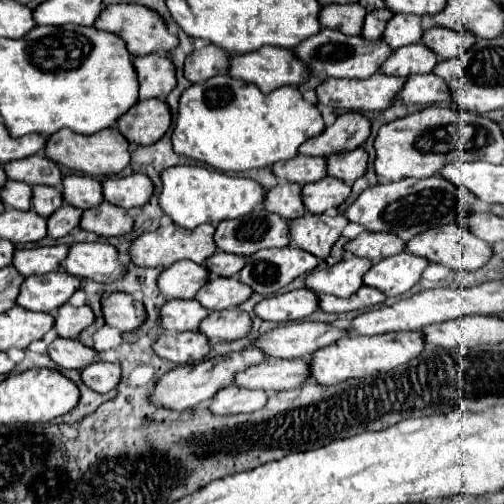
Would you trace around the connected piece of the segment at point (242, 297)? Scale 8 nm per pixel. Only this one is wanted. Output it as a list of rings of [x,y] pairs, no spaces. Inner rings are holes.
[[[216,277],[210,279],[200,291],[196,293],[196,301],[208,311],[222,311],[230,307],[238,307],[252,295],[250,287],[244,287],[236,277]]]

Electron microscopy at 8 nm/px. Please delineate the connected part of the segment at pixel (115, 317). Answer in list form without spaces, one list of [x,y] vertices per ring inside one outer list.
[[[110,293],[100,299],[104,321],[120,331],[134,331],[146,321],[146,311],[140,301],[128,293]]]

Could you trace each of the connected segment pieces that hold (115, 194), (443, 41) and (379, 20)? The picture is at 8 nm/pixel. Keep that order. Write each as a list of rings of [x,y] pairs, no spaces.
[[[132,173],[128,177],[120,179],[104,179],[102,181],[102,193],[104,201],[130,209],[130,207],[142,207],[152,195],[152,181],[146,175]]]
[[[432,27],[424,31],[422,43],[430,47],[440,61],[448,61],[466,53],[476,43],[476,37],[460,31],[444,31],[444,27]]]
[[[380,9],[380,11],[370,11],[364,19],[364,27],[362,27],[362,37],[372,41],[372,39],[380,39],[380,35],[386,29],[386,23],[390,21],[392,13],[388,9]]]

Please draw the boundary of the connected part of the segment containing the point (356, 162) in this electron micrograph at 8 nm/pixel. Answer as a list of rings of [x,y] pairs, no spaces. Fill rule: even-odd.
[[[362,147],[326,157],[328,175],[342,179],[346,185],[352,185],[358,177],[362,177],[366,171],[366,165],[368,165],[368,153]]]

